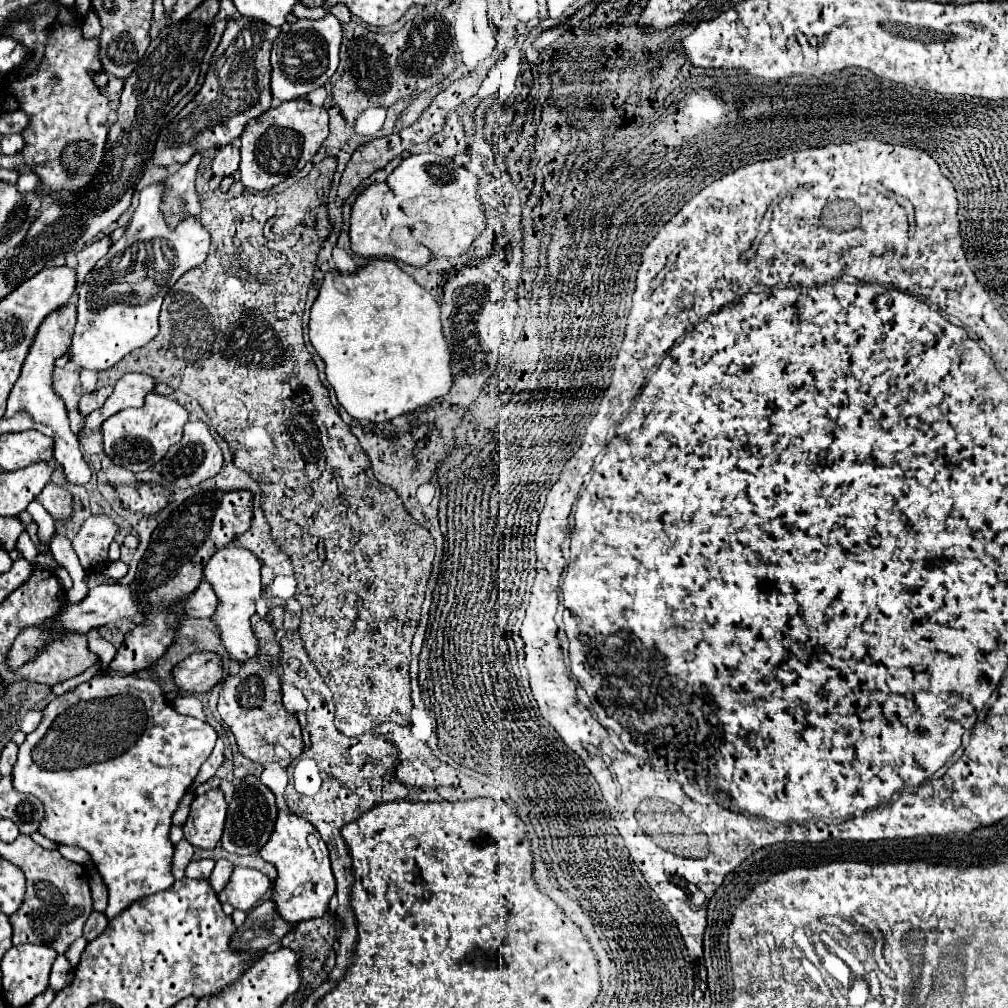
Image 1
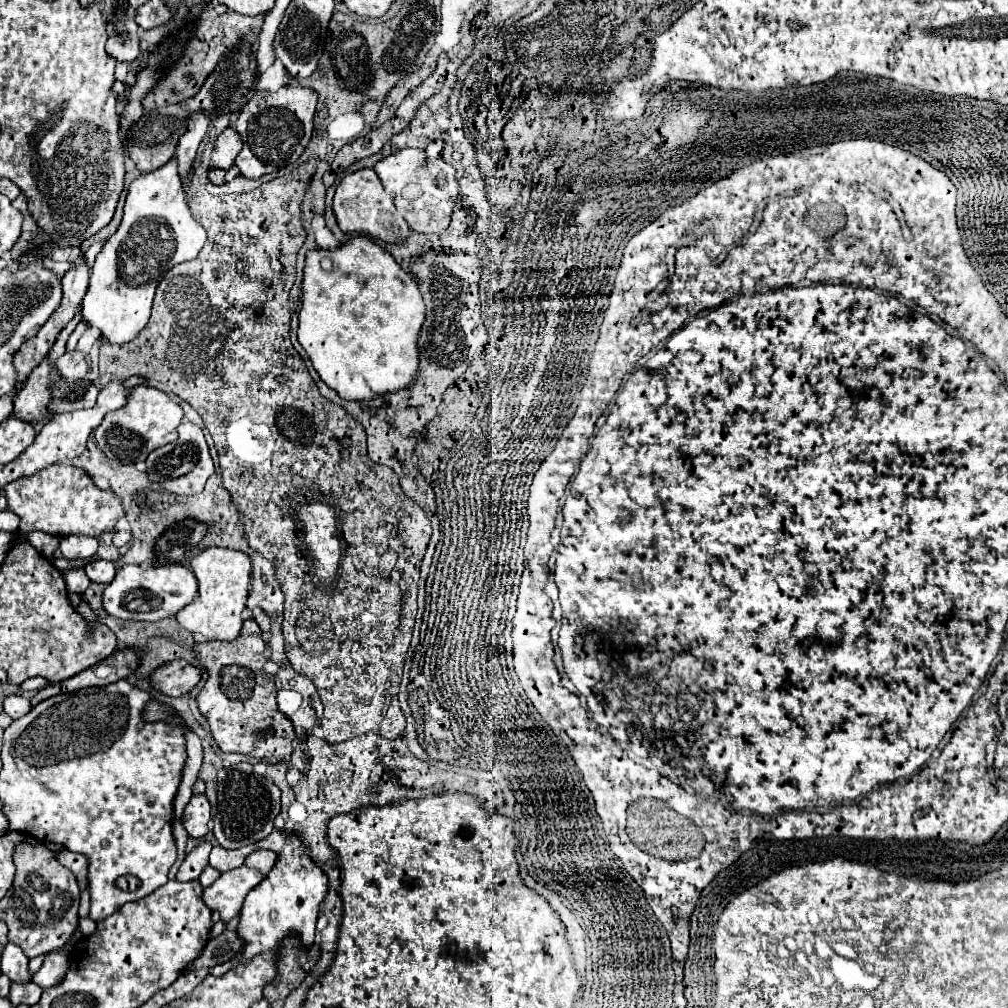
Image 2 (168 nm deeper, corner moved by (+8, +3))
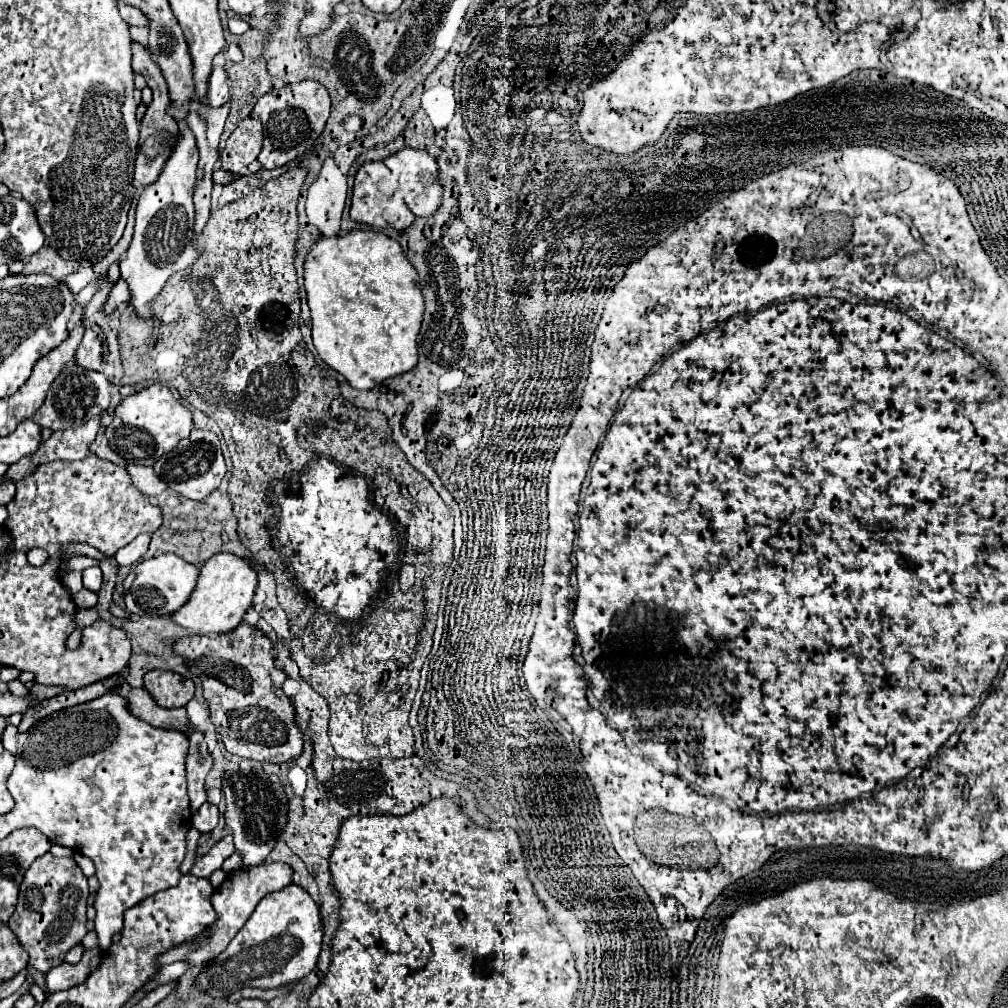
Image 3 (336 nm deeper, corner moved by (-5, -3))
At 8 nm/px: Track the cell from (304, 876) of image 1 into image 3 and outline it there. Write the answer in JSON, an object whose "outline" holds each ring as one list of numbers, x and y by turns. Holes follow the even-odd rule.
{"outline":[[290,885,258,903,254,915,250,915,230,945,196,975,196,987,202,993,218,993,218,999,226,999,244,987,278,989,296,983,314,969,320,945,322,921,318,905,302,887]]}

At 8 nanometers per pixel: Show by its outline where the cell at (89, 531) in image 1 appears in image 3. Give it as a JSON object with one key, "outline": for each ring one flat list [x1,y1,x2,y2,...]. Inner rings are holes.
{"outline":[[74,555,66,563,68,571,84,571,86,567,92,567,92,565,98,565,98,561,90,559,90,557,82,557,82,555]]}

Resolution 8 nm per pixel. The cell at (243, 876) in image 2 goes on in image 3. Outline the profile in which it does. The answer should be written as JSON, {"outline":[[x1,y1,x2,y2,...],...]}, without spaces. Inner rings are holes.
{"outline":[[264,861,264,863,256,865,256,867,244,867,244,869,228,873,226,879,222,881,222,885,216,887,216,891,210,897,210,901,214,905,214,911,218,913,216,923,210,927,210,931,212,931,210,943,198,943,196,939,190,939,188,943,192,943,194,949,188,951,186,963,190,967,196,967,196,965,202,965,202,963,214,959,216,955,220,955,228,947,232,937,248,921,248,917,252,915,252,911,256,909,260,899,264,895,268,895,268,893,274,893,274,891,280,891,280,889,288,887,292,883,292,873,294,871,292,871,292,867,288,867,288,863,268,863,268,861]]}

